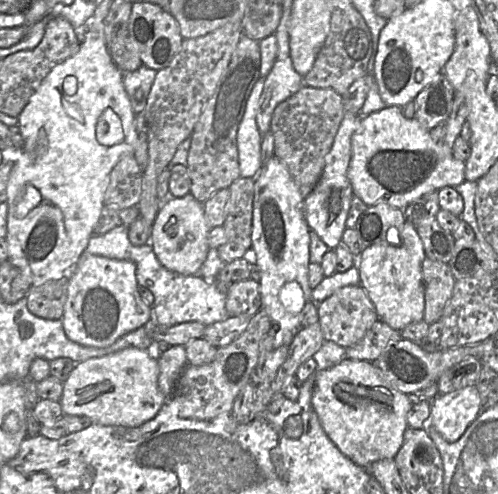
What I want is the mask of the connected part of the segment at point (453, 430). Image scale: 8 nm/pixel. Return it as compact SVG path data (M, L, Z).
M475 385L446 394L432 402L428 423L450 443L458 441L481 413L481 398Z

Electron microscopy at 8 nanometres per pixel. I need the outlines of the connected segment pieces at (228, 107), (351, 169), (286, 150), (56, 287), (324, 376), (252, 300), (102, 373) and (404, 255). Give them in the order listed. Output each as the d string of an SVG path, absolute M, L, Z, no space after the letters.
M243 34L226 73L208 100L190 138L187 169L191 178L190 194L205 203L217 191L229 188L240 177L237 133L255 83L261 78L260 40Z
M386 106L384 109L361 116L360 125L351 139L352 155L348 167L348 178L354 195L358 196L368 207L377 203L387 203L404 210L419 197L440 189L455 187L465 181L465 162L456 159L452 149L444 142L435 142L430 131L416 119L404 117L401 107Z
M303 85L294 95L281 102L271 119L275 156L287 167L303 198L319 181L335 136L345 115L343 96L328 88Z
M69 277L32 286L25 298L28 310L43 319L61 319L67 298Z
M345 358L340 363L314 373L315 386L311 405L319 421L339 450L358 466L368 470L372 463L383 459L394 459L402 446L408 428L407 415L415 398L392 388L372 362Z
M252 279L230 285L227 292L228 316L253 317L262 308L260 284Z
M129 347L76 363L68 378L63 382L63 393L59 400L63 415L86 416L96 424L124 427L138 427L153 419L167 400L158 387L157 357L152 356L149 350Z
M411 222L396 227L399 231L400 243L393 245L388 242L365 247L358 257L360 286L366 291L375 306L378 318L391 328L401 331L412 323L424 318L425 286L422 275L422 264L426 258L423 242L417 232L417 227Z

